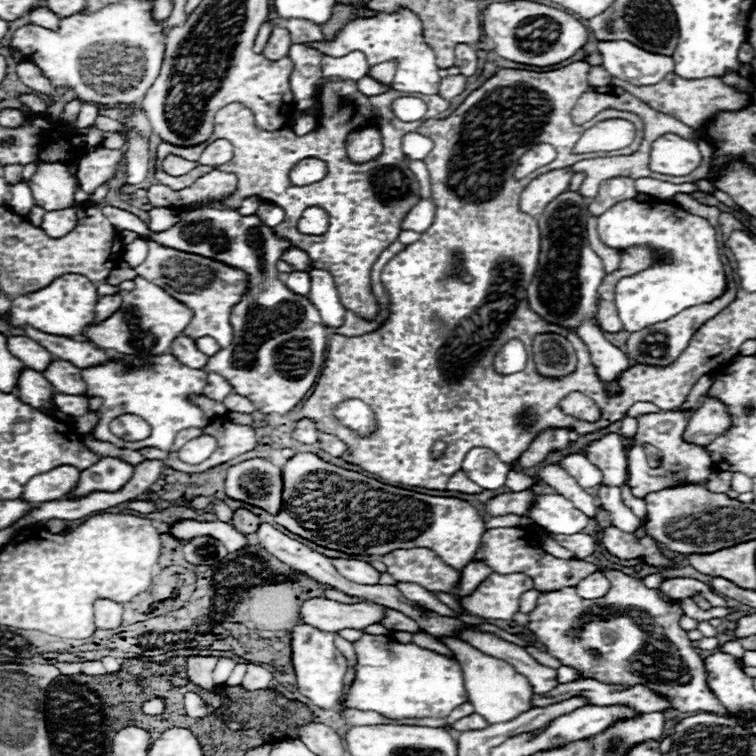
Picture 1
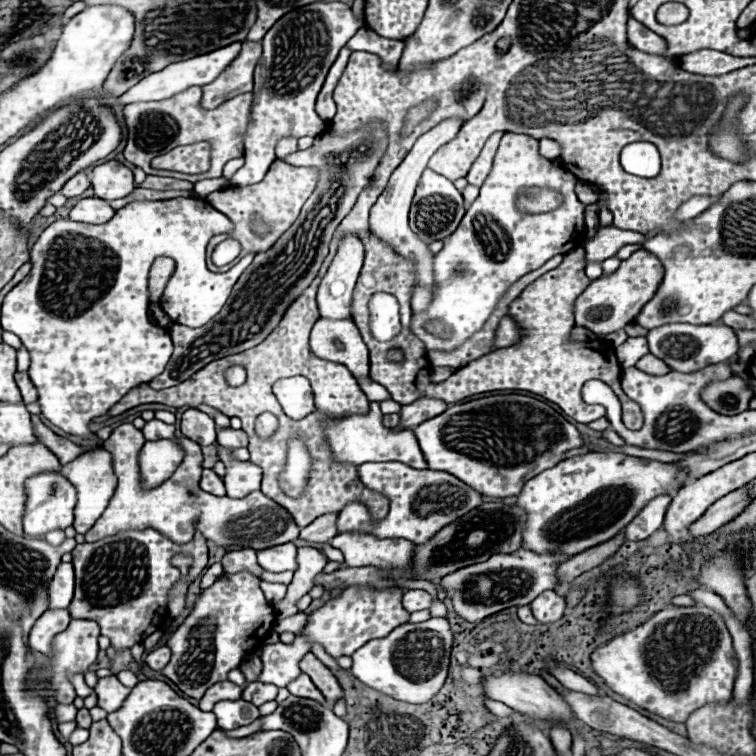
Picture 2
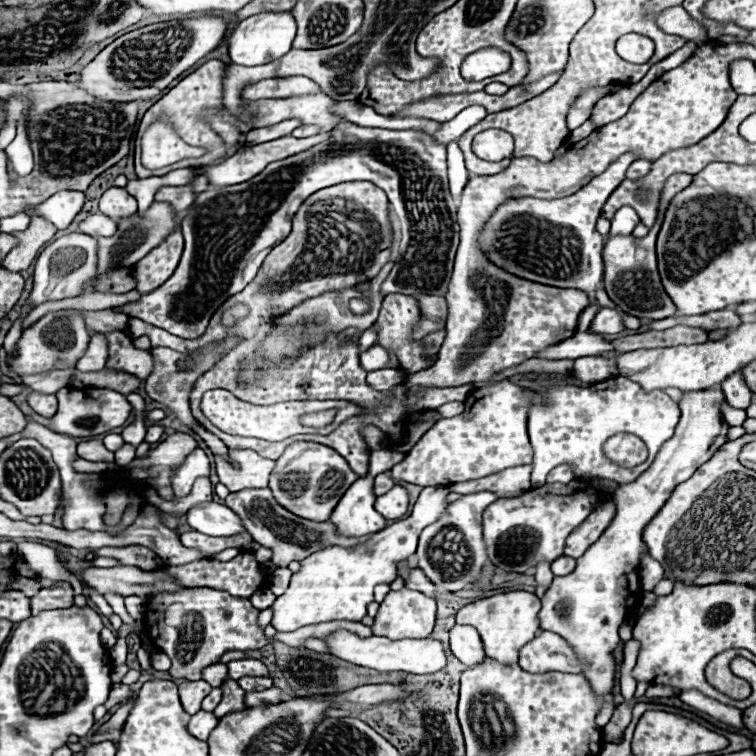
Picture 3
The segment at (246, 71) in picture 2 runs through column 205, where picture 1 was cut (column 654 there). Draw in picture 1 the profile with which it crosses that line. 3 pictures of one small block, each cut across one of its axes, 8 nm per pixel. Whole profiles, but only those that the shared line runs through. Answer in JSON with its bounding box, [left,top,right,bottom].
[614,72,750,130]

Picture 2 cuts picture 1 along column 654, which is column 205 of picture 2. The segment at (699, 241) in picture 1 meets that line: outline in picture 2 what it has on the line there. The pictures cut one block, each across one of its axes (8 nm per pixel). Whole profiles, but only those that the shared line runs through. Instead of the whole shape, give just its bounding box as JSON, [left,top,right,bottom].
[2,198,254,438]

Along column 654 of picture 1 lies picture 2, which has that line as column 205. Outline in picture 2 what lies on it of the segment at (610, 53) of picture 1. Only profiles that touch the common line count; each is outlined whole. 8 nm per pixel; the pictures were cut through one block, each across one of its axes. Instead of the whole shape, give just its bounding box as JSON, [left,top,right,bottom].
[118,44,240,106]

